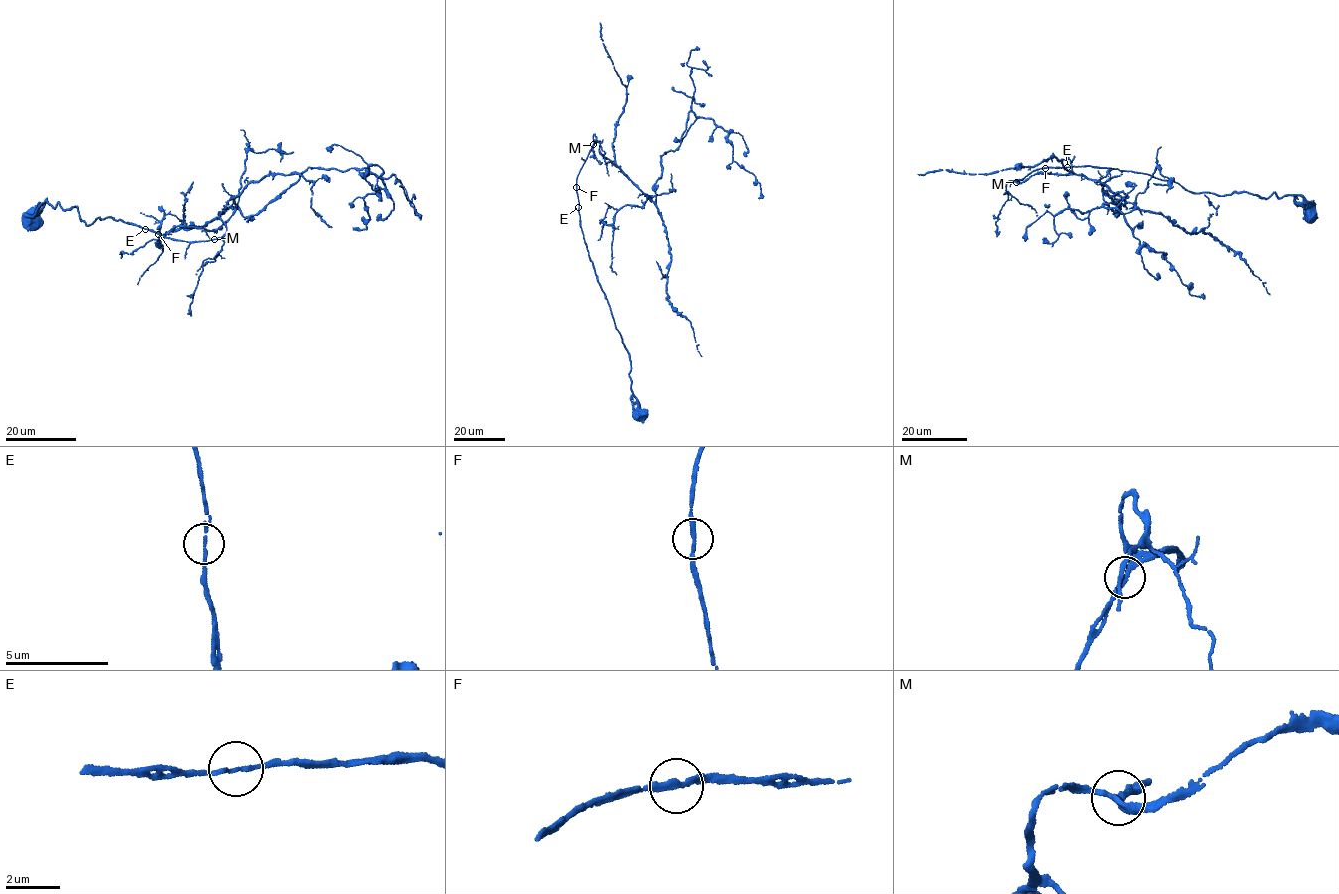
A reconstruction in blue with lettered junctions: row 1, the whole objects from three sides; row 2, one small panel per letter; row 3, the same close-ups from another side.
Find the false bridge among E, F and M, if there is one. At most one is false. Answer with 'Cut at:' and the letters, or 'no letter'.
Cut at: no letter

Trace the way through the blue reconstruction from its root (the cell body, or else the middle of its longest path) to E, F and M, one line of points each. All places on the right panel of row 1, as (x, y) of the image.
E: (1308, 211), (1296, 204), (1294, 195), (1190, 192), (1146, 174), (1067, 167)
F: (1308, 211), (1296, 204), (1294, 195), (1218, 196), (1117, 169), (1045, 168)
M: (1308, 211), (1296, 204), (1294, 195), (1190, 192), (1172, 181), (1111, 168), (1047, 167), (1016, 182)

